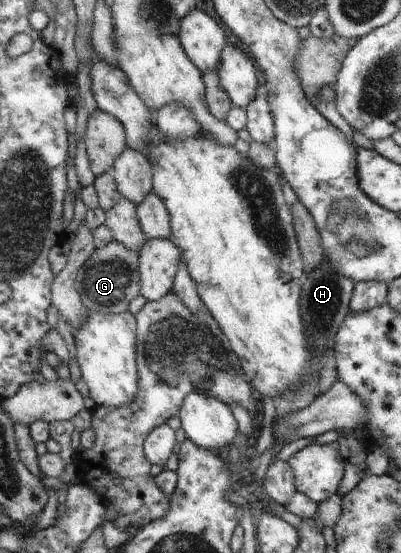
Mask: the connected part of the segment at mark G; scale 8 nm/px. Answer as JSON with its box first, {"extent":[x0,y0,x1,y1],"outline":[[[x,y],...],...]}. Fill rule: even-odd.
{"extent":[76,240,142,314],"outline":[[[113,240],[109,245],[97,248],[91,259],[79,269],[76,286],[83,303],[92,311],[105,314],[122,314],[129,311],[131,303],[142,295],[142,276],[139,271],[139,252],[125,247],[123,243]]]}

